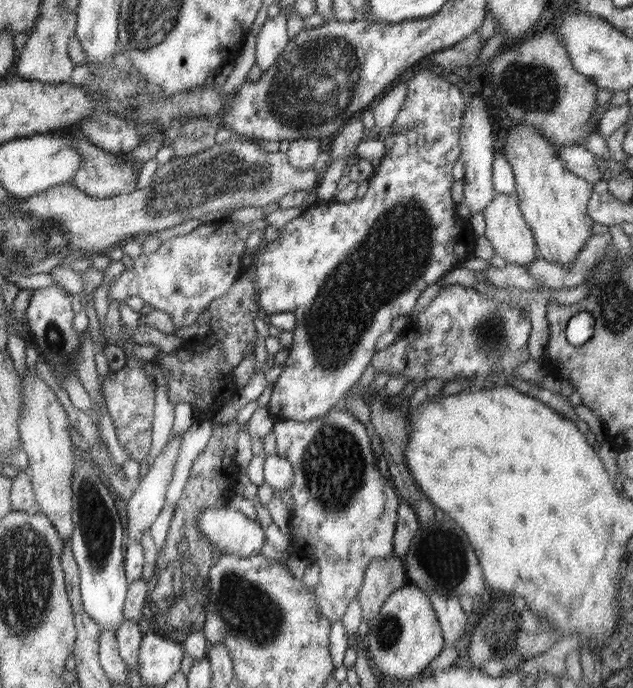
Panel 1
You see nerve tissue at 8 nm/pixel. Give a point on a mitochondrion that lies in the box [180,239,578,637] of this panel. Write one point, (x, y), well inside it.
(334, 466)

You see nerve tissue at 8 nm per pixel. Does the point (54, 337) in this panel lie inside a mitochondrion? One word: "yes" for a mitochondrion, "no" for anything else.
yes

